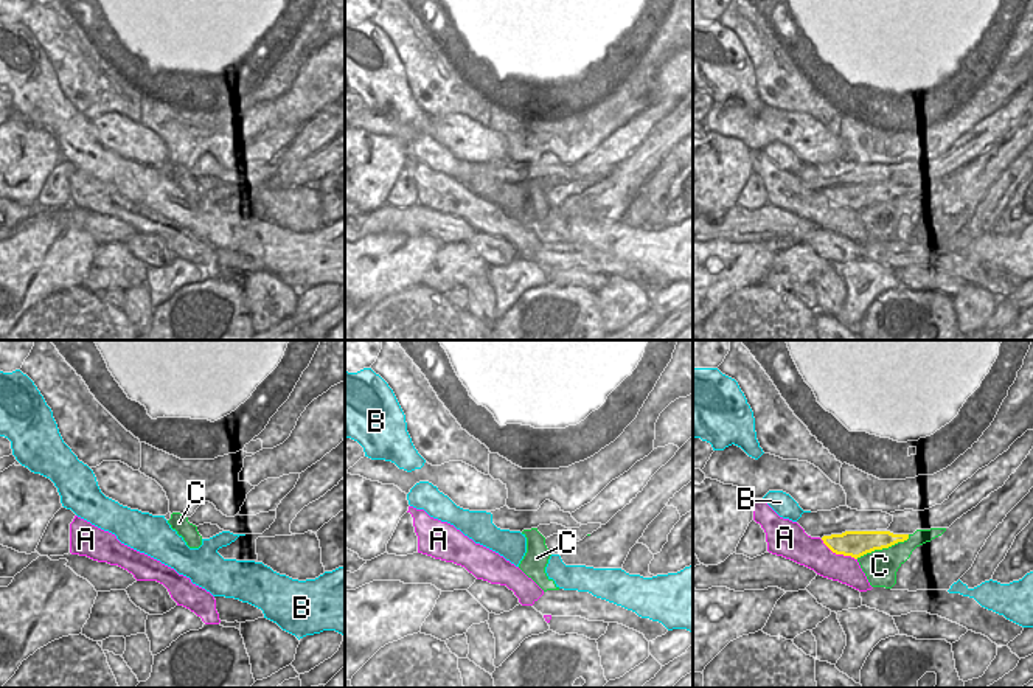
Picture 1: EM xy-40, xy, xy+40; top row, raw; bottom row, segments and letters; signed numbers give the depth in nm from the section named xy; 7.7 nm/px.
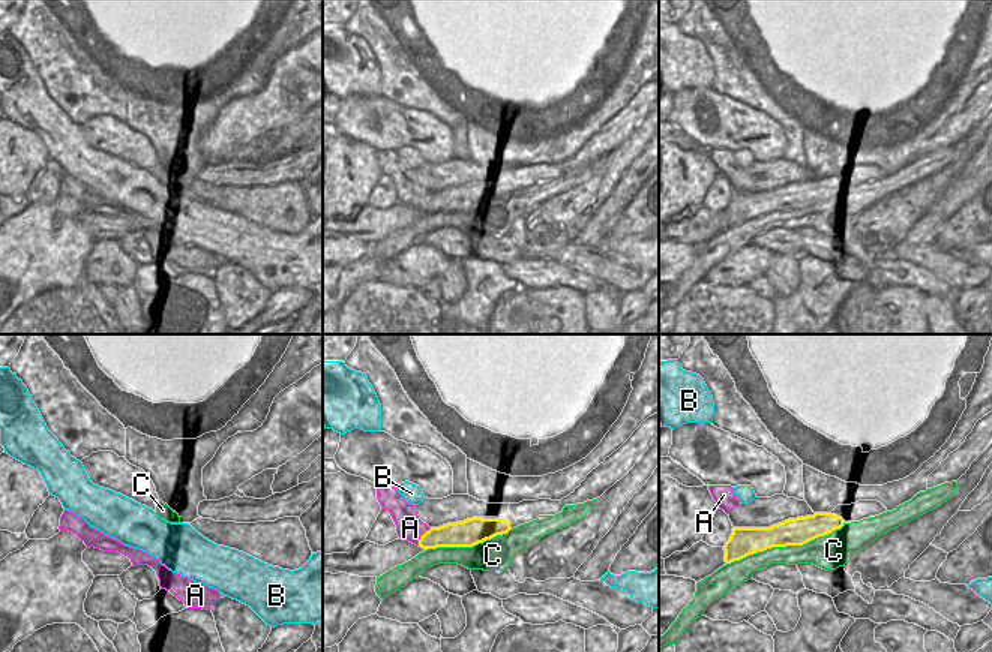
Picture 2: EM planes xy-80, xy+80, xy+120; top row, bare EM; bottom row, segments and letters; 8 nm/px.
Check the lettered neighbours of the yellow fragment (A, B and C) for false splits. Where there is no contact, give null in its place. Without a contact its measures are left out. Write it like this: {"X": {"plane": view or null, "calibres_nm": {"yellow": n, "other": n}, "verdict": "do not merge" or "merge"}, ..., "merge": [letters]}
{"A": {"plane": "xy+40", "calibres_nm": {"yellow": 200, "other": 240}, "verdict": "do not merge"}, "B": {"plane": null, "verdict": "do not merge"}, "C": {"plane": "xy+40", "calibres_nm": {"yellow": 200, "other": 260}, "verdict": "do not merge"}, "merge": []}

